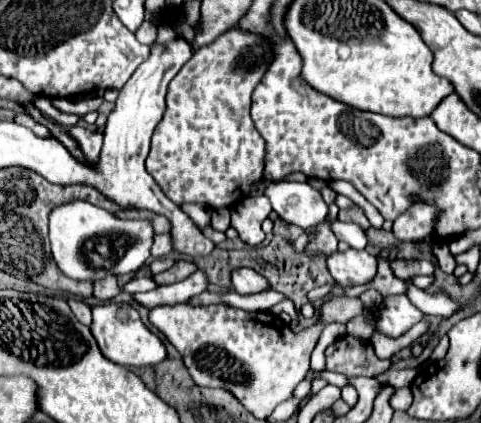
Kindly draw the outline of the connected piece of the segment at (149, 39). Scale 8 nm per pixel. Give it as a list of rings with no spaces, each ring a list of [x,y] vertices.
[[[144,21],[137,32],[135,32],[135,36],[139,42],[150,46],[156,40],[157,27],[150,22]]]

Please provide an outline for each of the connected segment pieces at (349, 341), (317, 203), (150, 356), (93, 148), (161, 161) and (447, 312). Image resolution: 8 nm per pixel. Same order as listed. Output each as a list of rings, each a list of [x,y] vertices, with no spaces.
[[[349,334],[339,336],[327,350],[327,370],[341,372],[347,376],[369,376],[375,378],[391,368],[391,360],[379,360],[369,340],[353,338]]]
[[[270,181],[265,194],[273,210],[287,224],[307,230],[327,220],[327,204],[323,198],[309,198],[321,194],[307,182]]]
[[[107,302],[107,304],[97,304],[91,308],[93,310],[93,324],[91,332],[103,352],[105,358],[109,358],[115,364],[121,366],[153,366],[159,364],[167,358],[163,342],[141,322],[139,312],[129,306],[127,302]]]
[[[73,126],[73,128],[69,128],[69,132],[79,142],[83,154],[91,162],[97,162],[99,154],[101,154],[101,146],[103,146],[103,132],[91,132],[91,130],[81,128],[81,126]]]
[[[231,28],[227,34],[215,38],[215,42],[197,48],[191,60],[171,80],[167,92],[167,110],[155,128],[147,156],[147,172],[159,182],[169,200],[179,206],[185,202],[201,202],[215,210],[233,208],[247,198],[251,184],[263,178],[265,140],[259,130],[255,130],[249,110],[251,94],[267,70],[267,64],[271,64],[269,40],[263,42],[261,36],[249,36]]]
[[[407,282],[407,286],[409,286],[409,292],[407,292],[409,300],[411,300],[419,310],[423,310],[425,314],[435,314],[435,316],[449,318],[449,316],[453,316],[455,312],[459,312],[459,310],[465,308],[463,304],[451,300],[447,294],[427,294],[425,290],[415,288],[411,282]]]

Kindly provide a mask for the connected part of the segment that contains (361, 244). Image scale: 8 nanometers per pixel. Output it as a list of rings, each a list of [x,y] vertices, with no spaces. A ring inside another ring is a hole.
[[[331,222],[331,230],[337,236],[337,240],[345,240],[351,248],[355,250],[363,250],[367,246],[367,238],[365,238],[365,230],[359,228],[357,224],[351,222]]]

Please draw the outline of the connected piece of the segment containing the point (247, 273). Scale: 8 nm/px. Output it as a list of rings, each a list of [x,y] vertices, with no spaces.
[[[239,268],[231,272],[231,284],[239,294],[255,294],[267,290],[267,280],[251,268]]]

